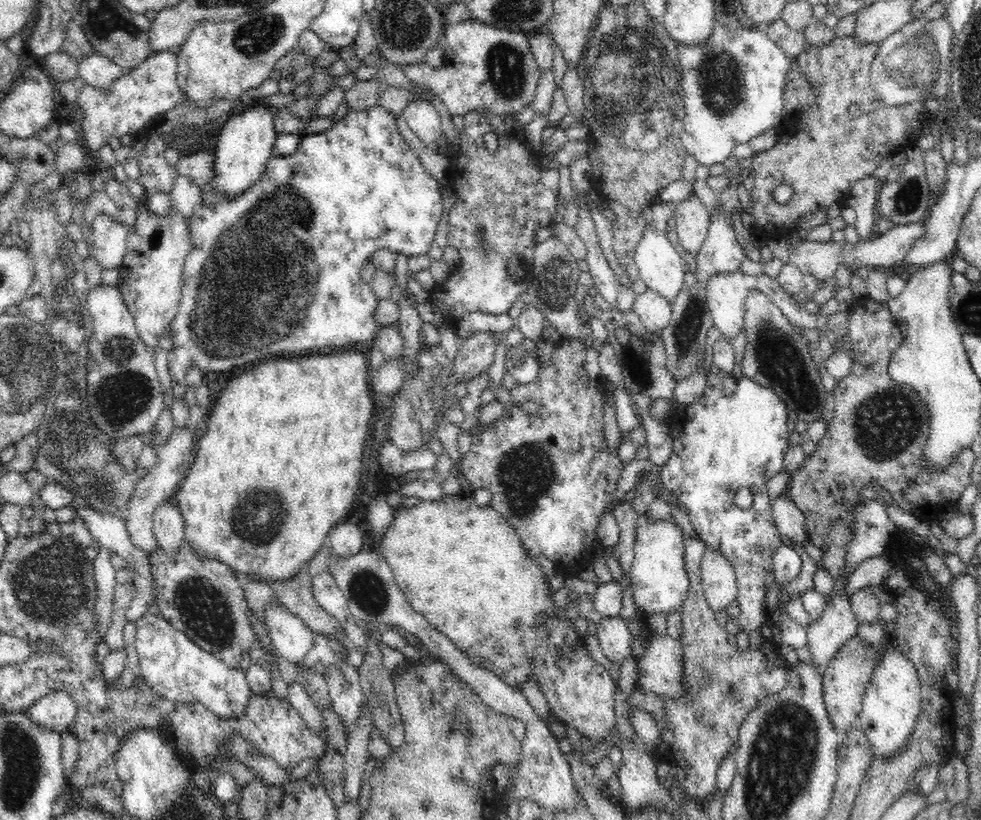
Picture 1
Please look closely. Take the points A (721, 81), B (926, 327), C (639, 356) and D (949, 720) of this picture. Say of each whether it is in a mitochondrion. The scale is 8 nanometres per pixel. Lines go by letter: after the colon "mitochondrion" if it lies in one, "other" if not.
A: mitochondrion
B: other
C: mitochondrion
D: other

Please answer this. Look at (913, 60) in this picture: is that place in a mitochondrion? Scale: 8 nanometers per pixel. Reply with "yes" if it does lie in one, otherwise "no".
yes

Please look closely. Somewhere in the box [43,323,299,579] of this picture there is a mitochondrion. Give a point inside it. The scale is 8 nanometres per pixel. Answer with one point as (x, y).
(121, 399)

